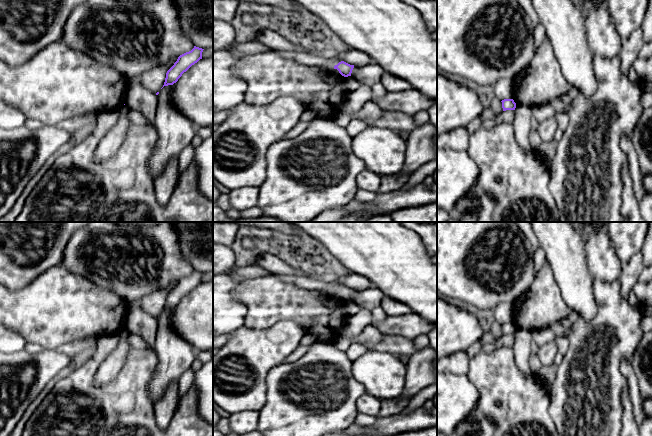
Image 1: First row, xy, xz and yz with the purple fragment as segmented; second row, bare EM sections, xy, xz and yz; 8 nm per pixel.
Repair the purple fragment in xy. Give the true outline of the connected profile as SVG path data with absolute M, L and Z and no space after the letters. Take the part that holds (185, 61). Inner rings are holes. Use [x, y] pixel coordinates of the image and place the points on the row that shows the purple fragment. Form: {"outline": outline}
{"outline": "M194 46L191 51L180 55L174 65L167 71L163 87L176 83L184 72L202 59L203 50Z"}

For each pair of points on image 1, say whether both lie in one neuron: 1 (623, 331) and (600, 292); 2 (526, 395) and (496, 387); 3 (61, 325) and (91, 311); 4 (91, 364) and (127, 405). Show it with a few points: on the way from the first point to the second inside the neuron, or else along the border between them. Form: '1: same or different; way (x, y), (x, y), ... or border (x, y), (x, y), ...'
1: same; way (616, 321), (609, 302)
2: same; way (519, 395), (508, 395), (503, 390)
3: same; way (68, 318), (75, 311), (84, 311)
4: same; way (89, 379), (89, 385), (109, 405), (112, 405)

